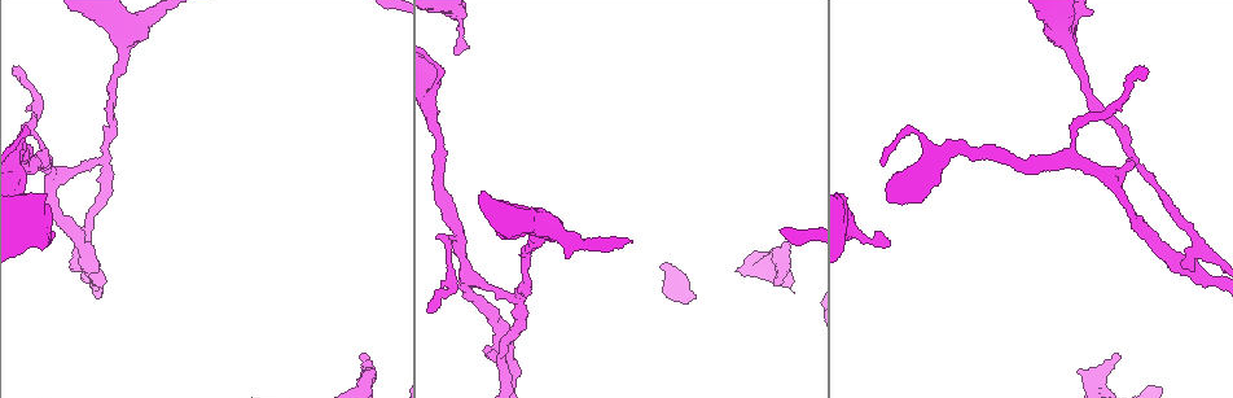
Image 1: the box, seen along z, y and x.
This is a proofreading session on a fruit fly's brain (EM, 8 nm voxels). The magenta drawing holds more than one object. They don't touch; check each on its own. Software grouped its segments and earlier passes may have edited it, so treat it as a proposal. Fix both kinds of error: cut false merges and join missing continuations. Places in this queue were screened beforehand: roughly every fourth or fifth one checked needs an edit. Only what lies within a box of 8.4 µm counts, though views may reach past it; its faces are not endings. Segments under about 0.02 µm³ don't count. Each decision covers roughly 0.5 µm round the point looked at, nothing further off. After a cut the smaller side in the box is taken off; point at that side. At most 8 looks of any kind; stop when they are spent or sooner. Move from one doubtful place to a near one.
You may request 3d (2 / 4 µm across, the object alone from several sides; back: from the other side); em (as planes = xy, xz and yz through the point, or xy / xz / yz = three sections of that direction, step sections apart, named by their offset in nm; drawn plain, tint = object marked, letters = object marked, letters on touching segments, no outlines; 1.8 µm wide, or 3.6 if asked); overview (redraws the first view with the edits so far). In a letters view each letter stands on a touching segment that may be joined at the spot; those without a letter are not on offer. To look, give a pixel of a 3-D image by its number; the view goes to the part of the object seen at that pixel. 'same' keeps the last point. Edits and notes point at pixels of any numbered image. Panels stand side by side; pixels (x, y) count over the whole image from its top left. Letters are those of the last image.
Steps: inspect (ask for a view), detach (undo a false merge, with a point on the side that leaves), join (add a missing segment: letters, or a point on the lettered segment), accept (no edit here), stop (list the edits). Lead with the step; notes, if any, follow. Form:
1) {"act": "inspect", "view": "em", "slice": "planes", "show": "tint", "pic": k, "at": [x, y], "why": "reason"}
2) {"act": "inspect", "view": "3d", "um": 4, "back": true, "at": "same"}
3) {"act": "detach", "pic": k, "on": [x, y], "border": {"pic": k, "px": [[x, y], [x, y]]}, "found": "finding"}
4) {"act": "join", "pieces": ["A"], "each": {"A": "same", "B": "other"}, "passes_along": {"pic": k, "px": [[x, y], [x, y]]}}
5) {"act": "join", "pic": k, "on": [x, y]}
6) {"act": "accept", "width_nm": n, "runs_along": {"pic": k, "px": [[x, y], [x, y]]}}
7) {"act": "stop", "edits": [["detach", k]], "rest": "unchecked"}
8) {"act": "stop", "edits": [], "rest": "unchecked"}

{"act": "inspect", "view": "3d", "um": 2, "pic": 1, "at": [360, 354], "why": "free end"}

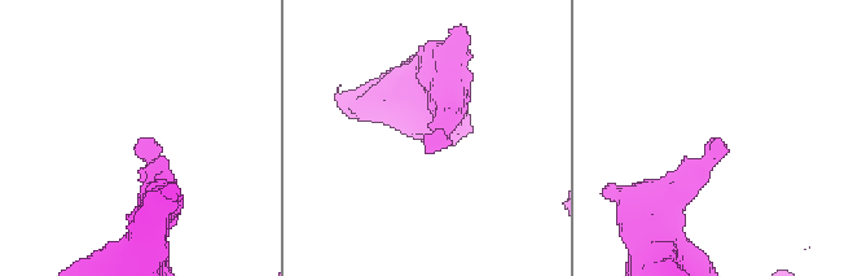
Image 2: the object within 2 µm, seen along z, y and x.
{"act": "inspect", "view": "em", "slice": "planes", "show": "letters", "pic": 2, "at": [430, 150]}

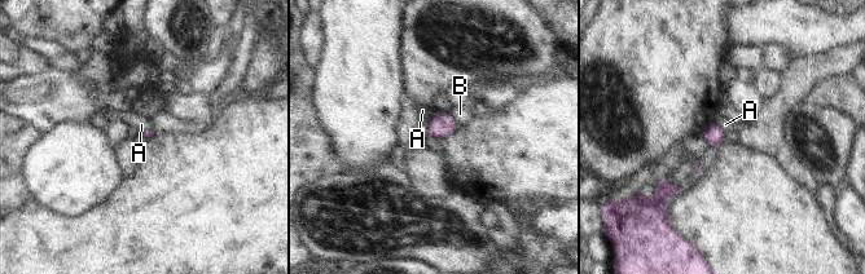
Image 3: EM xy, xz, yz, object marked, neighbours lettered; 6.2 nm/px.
{"act": "accept", "each": {"A": "other", "B": "other"}, "border": {"pic": 3, "px": [[714, 122], [728, 136]]}, "found": "no lettered segment goes on from it"}

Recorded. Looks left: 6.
{"act": "inspect", "view": "3d", "um": 2, "pic": 1, "at": [101, 161], "why": "arms part here"}

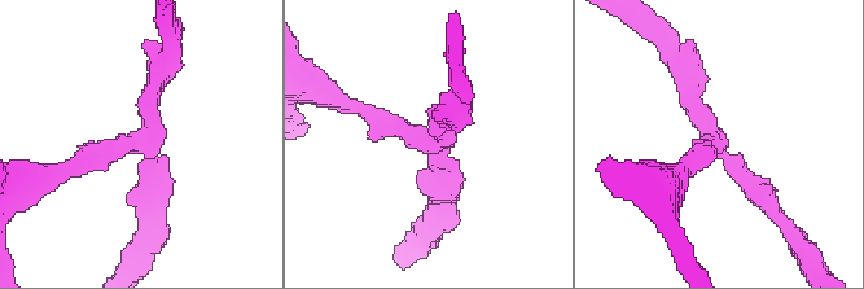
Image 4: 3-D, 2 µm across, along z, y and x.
{"act": "inspect", "view": "em", "slice": "xy", "step": 4, "show": "letters", "pic": 4, "at": [434, 134]}

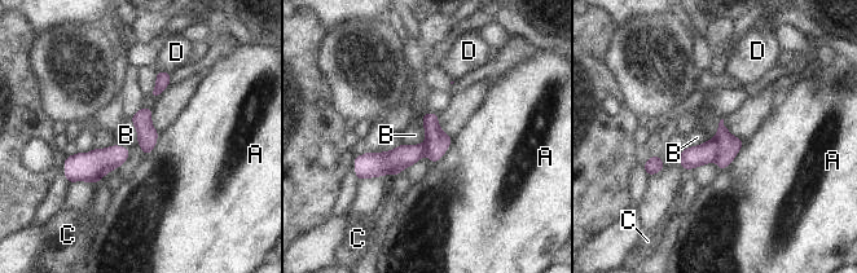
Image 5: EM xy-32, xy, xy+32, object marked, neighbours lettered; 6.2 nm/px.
{"act": "detach", "pic": 5, "on": [729, 145], "each": {"A": "other", "B": "other", "C": "other", "D": "other"}, "border": {"pic": 5, "px": [[713, 140], [717, 145], [716, 159]]}, "found": "a second neuron is stuck on"}

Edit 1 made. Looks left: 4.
{"act": "inspect", "view": "3d", "um": 4, "pic": 1, "at": [880, 231]}

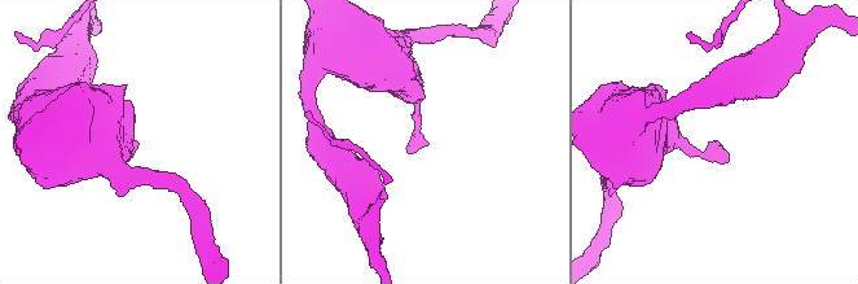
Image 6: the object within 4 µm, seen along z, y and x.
{"act": "inspect", "view": "em", "slice": "planes", "show": "letters", "pic": 6, "at": [425, 144]}

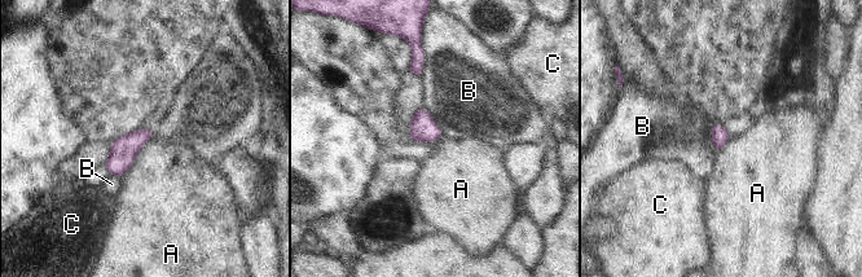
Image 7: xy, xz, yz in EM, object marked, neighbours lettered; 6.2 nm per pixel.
{"act": "accept", "each": {"A": "other", "B": "other", "C": "other"}, "border": {"pic": 7, "px": [[152, 136], [132, 165], [119, 176]]}, "found": "no lettered segment goes on from it"}

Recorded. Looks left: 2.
{"act": "stop", "edits": [["detach", 5]], "rest": "unchecked"}

